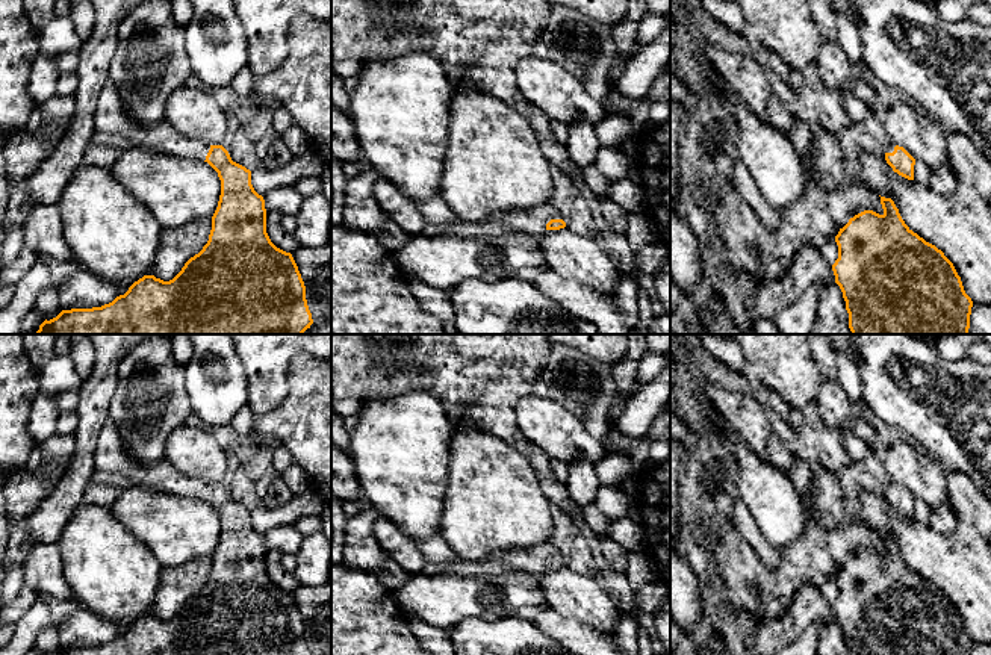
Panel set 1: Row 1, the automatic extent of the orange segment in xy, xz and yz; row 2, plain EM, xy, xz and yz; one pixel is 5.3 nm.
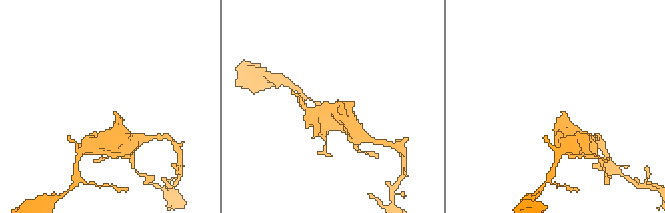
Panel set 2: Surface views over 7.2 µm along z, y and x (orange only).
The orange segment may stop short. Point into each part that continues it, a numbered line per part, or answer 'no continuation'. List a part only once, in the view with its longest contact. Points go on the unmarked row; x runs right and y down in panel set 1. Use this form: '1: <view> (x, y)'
1: xz (533, 560)

